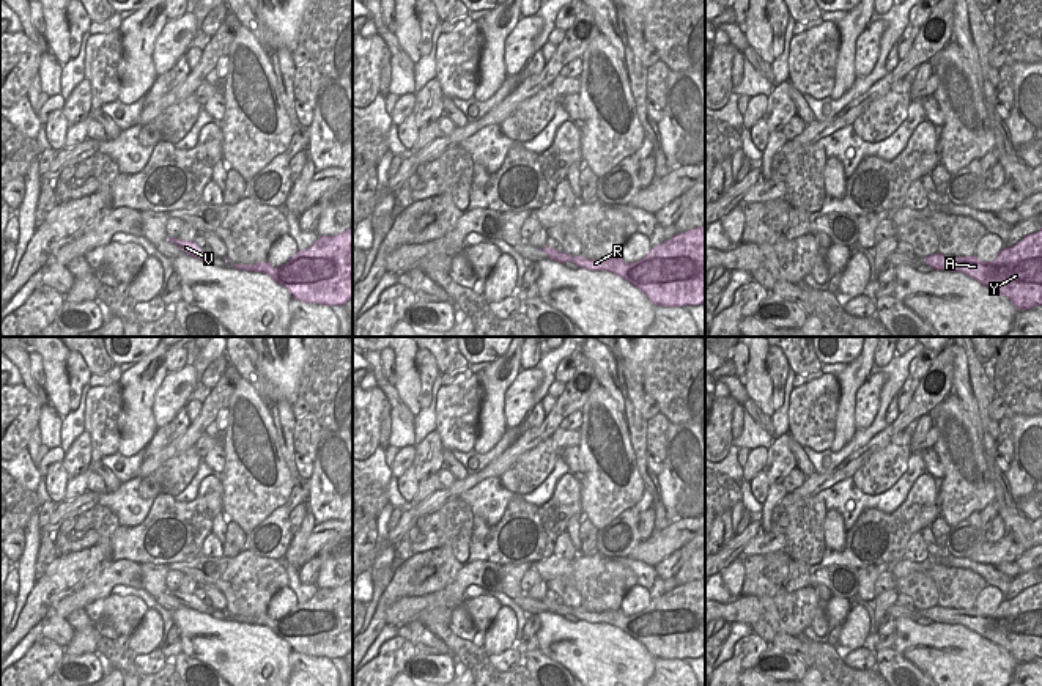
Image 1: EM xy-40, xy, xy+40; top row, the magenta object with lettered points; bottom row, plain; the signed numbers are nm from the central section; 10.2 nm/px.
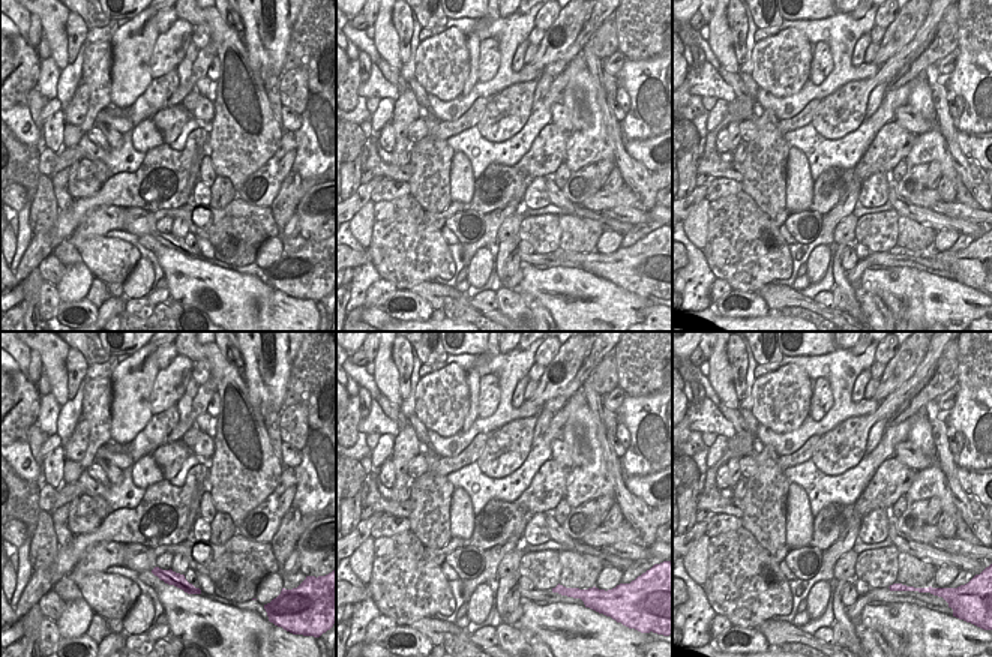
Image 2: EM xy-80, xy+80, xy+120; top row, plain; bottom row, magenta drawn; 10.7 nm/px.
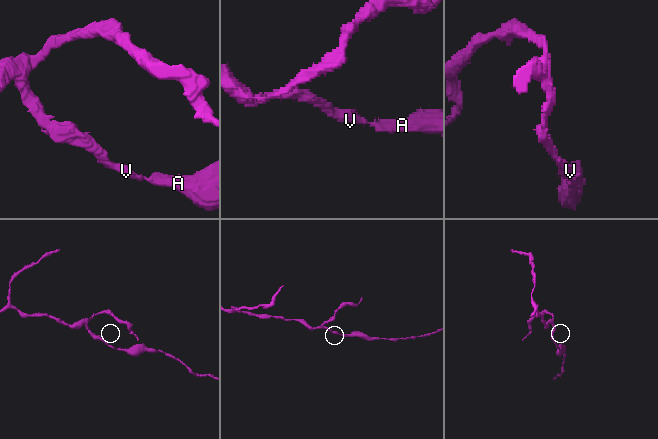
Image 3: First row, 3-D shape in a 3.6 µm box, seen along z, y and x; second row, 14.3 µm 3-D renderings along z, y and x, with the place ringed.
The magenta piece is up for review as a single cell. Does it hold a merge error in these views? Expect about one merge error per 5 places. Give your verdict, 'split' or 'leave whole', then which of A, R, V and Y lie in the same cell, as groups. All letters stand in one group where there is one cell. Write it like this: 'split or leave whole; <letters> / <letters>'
leave whole; A R V Y

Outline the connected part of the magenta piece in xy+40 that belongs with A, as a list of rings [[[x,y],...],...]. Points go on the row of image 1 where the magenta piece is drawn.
[[[1042,228],[1012,247],[1003,247],[993,261],[933,253],[924,263],[937,271],[963,272],[1007,297],[1018,310],[1042,305]]]

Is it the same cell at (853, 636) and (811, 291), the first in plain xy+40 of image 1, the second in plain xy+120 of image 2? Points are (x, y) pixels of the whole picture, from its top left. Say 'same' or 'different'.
different

